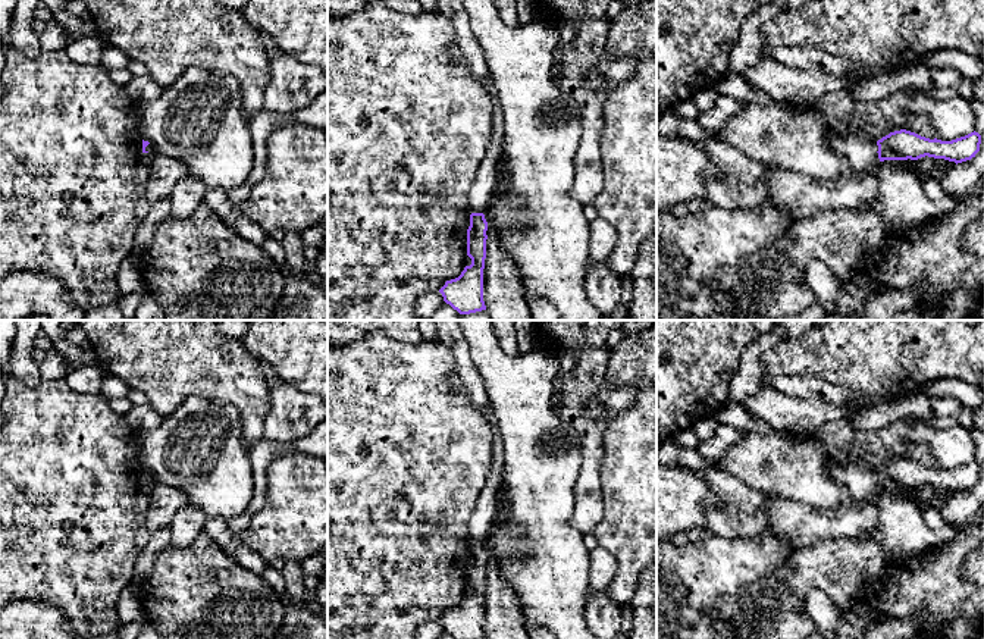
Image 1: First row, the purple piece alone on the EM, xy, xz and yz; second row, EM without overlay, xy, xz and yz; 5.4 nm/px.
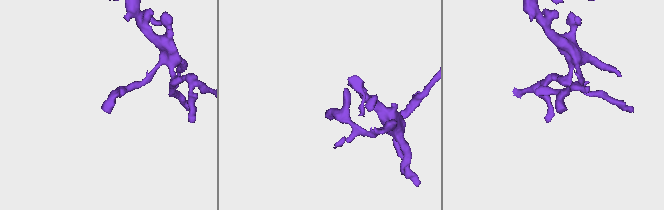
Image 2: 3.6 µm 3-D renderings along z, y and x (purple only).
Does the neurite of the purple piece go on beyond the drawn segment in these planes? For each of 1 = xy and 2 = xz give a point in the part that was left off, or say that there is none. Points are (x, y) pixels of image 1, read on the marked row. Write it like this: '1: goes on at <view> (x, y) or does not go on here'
1: does not go on here
2: does not go on here

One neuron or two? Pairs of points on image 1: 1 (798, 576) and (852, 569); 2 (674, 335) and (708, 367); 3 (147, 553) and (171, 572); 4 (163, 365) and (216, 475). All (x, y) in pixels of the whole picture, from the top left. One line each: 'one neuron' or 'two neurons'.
1: one neuron
2: one neuron
3: two neurons
4: two neurons

